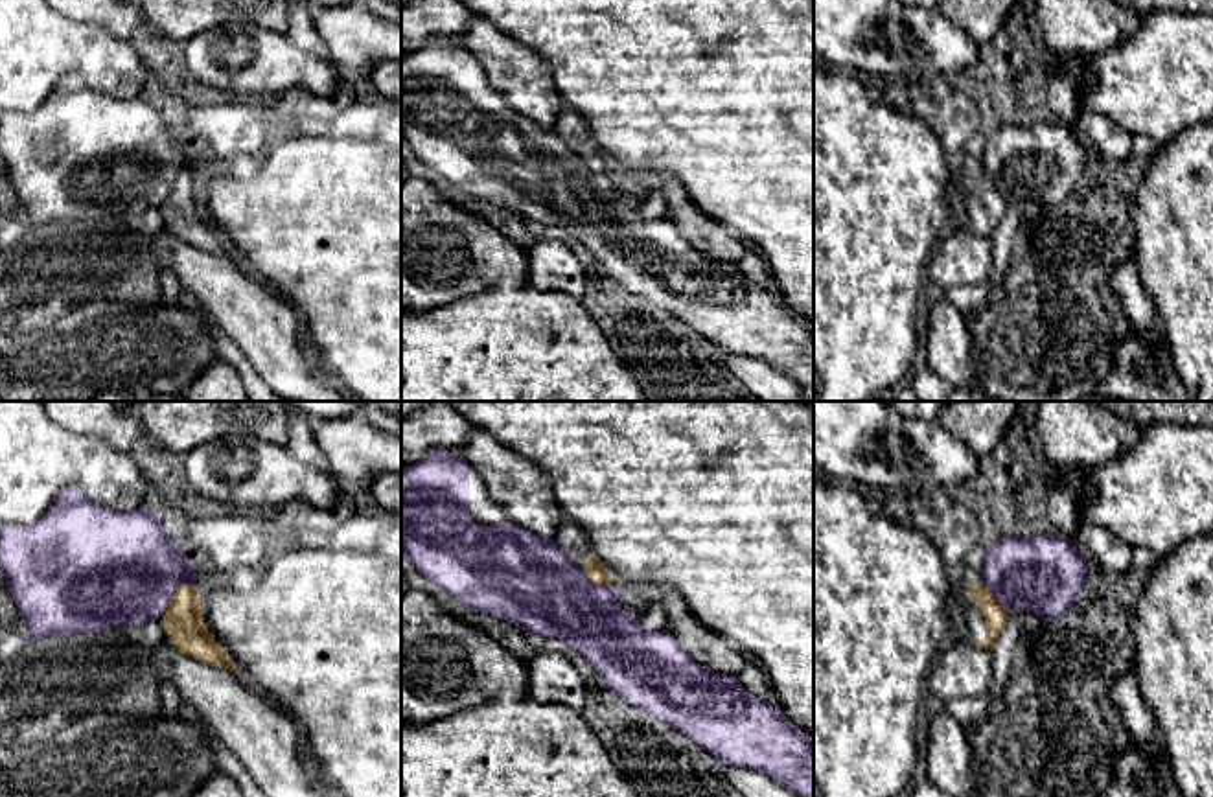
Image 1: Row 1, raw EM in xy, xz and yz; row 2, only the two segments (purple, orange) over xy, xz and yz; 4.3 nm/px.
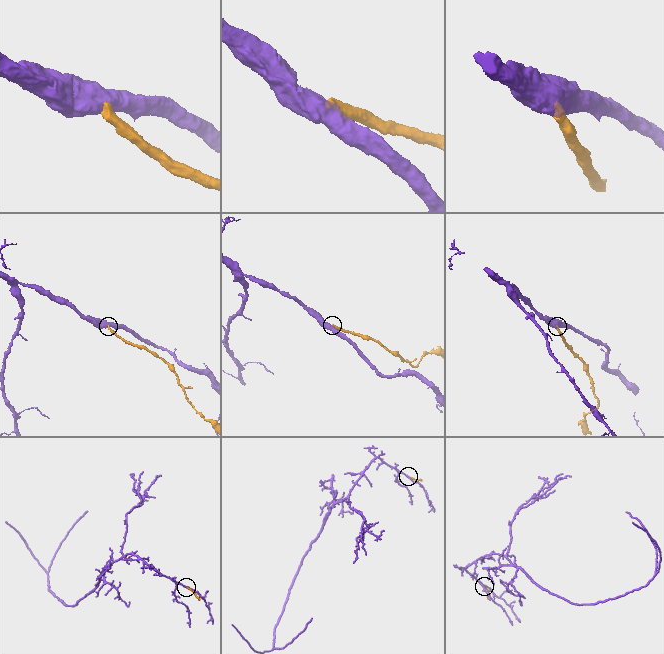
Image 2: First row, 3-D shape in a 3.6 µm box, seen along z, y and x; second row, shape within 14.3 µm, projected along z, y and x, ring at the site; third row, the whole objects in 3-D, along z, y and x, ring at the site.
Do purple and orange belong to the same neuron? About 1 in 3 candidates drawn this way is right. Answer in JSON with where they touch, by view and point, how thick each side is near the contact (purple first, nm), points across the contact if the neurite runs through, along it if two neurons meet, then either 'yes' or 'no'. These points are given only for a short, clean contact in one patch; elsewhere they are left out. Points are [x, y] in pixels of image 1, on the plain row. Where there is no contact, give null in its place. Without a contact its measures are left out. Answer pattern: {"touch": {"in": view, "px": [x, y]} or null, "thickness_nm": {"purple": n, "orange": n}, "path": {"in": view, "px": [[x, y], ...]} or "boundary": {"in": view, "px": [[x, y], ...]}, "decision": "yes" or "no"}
{"touch": {"in": "xy", "px": [175, 179]}, "thickness_nm": {"purple": 480, "orange": 170}, "boundary": {"in": "xy", "px": [[192, 170], [184, 170], [177, 177], [164, 199]]}, "decision": "no"}

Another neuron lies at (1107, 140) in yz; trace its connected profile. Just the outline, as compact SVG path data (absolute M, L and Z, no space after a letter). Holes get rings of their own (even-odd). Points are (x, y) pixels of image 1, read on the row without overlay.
M1088 66L1079 72L1077 87L1077 121L1071 127L1101 164L1117 167L1132 155L1134 134L1104 114L1088 110L1080 105L1082 96L1095 87L1095 75Z

